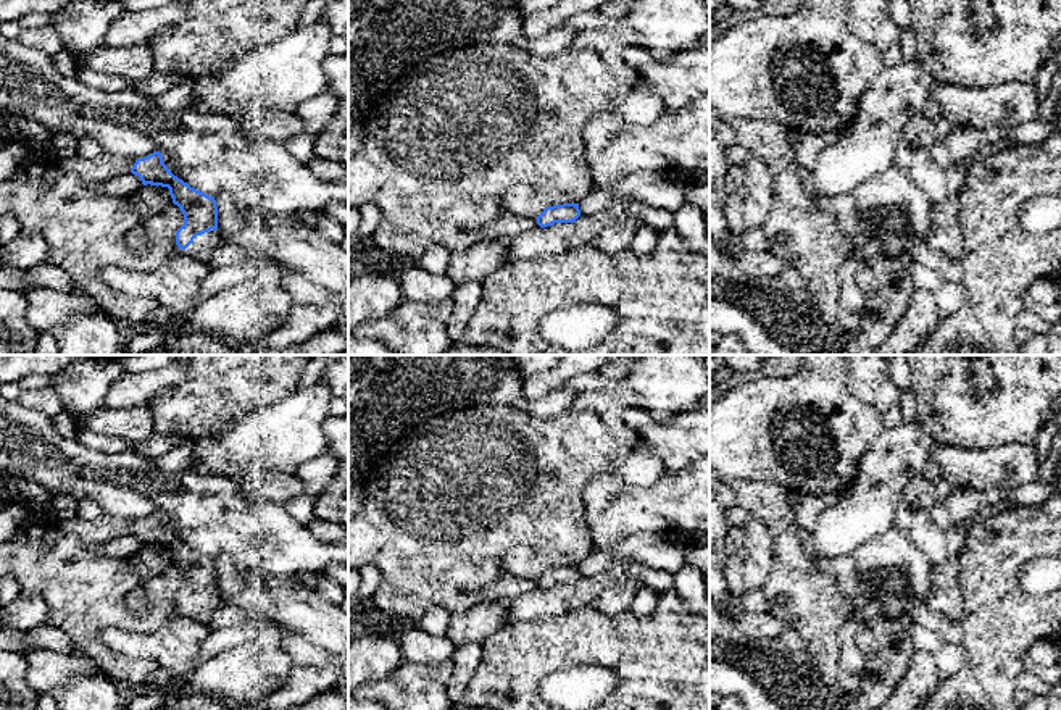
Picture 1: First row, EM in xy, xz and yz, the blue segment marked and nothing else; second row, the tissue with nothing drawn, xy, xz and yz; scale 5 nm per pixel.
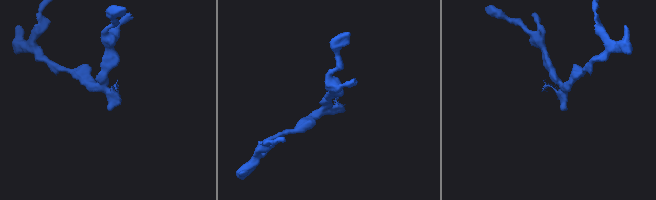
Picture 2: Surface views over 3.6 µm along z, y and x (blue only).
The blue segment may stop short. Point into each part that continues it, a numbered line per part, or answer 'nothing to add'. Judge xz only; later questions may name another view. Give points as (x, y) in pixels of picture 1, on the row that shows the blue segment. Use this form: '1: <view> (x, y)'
nothing to add

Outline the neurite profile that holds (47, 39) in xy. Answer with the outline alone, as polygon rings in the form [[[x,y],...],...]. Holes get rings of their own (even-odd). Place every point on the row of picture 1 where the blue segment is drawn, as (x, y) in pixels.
[[[53,26],[23,29],[18,40],[24,47],[37,48],[48,55],[55,55],[64,48],[61,36]]]

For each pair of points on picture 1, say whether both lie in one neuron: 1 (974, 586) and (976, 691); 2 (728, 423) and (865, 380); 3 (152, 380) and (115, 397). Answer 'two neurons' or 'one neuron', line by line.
1: one neuron
2: two neurons
3: one neuron

